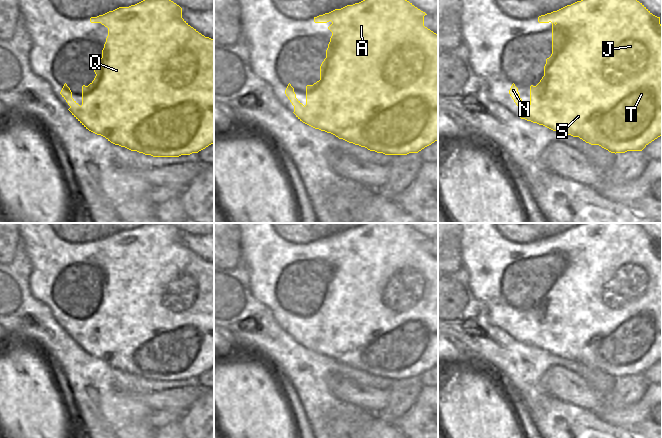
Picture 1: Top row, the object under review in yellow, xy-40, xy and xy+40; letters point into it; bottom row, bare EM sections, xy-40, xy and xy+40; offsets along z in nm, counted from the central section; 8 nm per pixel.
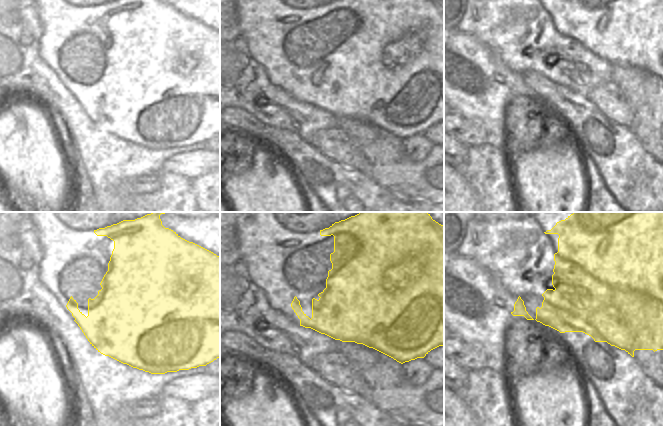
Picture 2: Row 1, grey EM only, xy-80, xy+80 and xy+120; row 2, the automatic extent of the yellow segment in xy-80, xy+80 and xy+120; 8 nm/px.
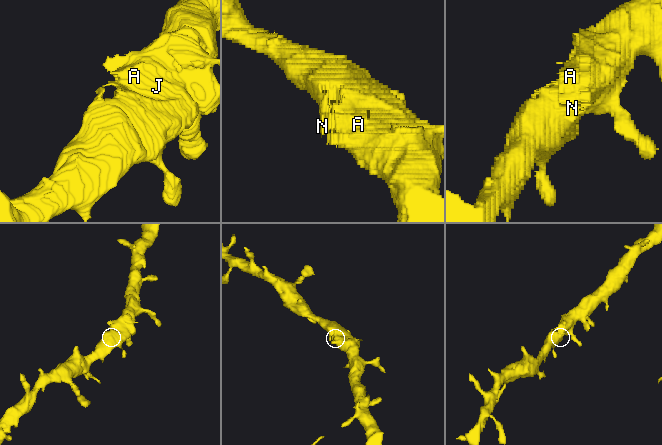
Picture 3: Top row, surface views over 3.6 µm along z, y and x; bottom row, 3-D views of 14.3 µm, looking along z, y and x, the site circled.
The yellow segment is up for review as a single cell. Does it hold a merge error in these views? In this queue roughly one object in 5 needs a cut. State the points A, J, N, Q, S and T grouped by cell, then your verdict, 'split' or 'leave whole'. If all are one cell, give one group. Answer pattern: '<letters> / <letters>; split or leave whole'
A J N Q S T; leave whole

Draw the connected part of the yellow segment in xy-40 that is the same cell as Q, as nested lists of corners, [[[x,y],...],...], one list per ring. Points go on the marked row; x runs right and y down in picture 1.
[[[143,0],[135,5],[129,7],[119,7],[113,11],[109,11],[103,15],[90,18],[91,23],[101,23],[108,28],[108,36],[102,50],[102,58],[98,62],[94,72],[96,74],[94,80],[88,85],[82,86],[82,105],[80,106],[73,98],[70,88],[65,83],[60,94],[66,100],[70,108],[68,109],[72,115],[89,131],[105,137],[108,141],[115,145],[125,147],[131,151],[137,151],[145,155],[151,155],[153,157],[179,157],[181,155],[190,155],[192,153],[198,153],[199,151],[205,149],[209,145],[214,143],[214,39],[205,37],[199,33],[196,29],[191,27],[183,18],[182,18],[182,8],[174,3],[171,0]]]

